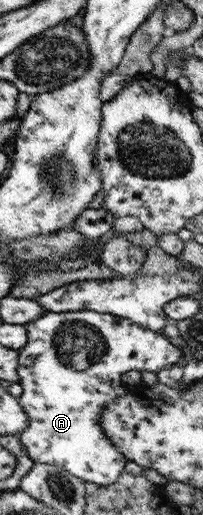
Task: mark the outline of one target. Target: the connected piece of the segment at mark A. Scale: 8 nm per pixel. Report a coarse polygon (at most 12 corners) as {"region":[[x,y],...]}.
{"region":[[94,311],[23,325],[17,434],[34,463],[106,486],[128,460],[100,429],[128,370],[176,343]]}

